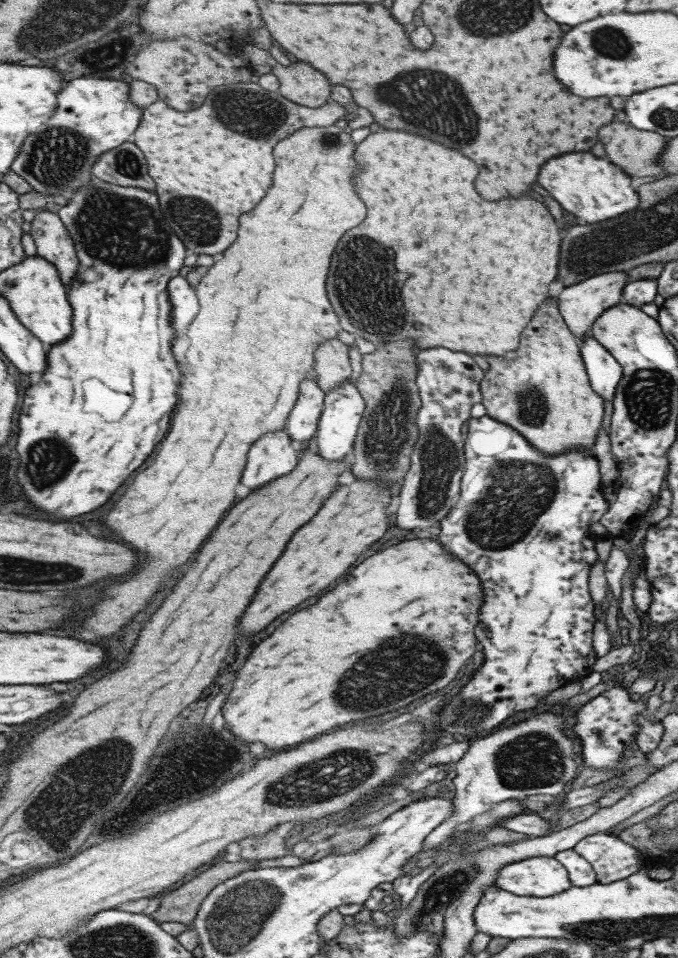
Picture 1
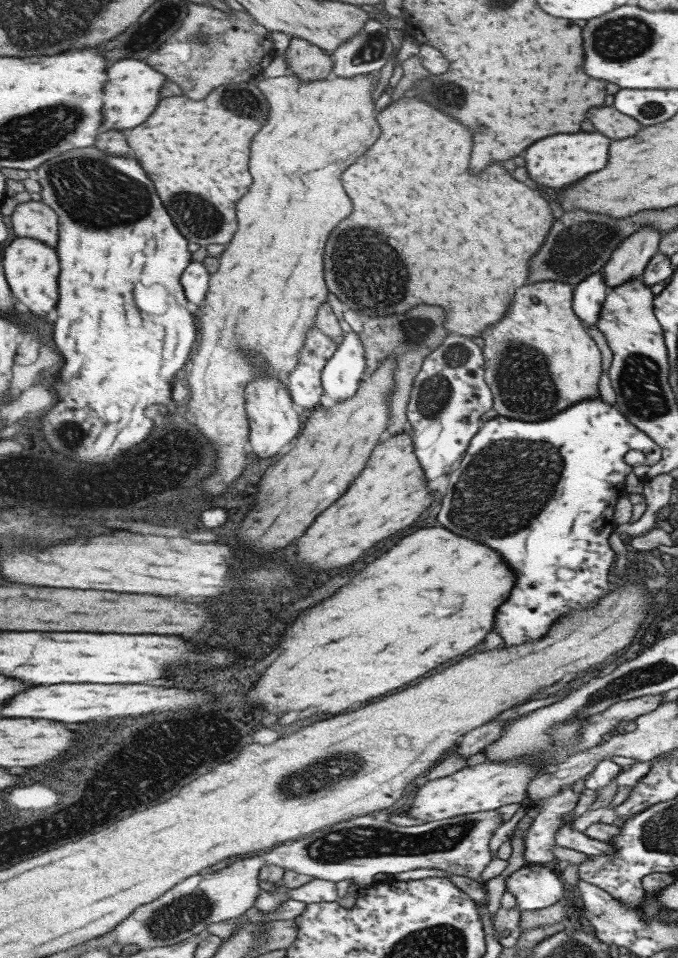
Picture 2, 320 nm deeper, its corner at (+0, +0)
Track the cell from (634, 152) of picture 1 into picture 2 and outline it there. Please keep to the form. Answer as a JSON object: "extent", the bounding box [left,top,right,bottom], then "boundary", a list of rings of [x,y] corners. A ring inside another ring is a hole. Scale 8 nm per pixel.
{"extent":[585,106,641,140],"boundary":[[[599,106],[599,108],[587,110],[585,116],[597,132],[601,132],[603,136],[607,136],[611,140],[633,136],[641,128],[641,124],[637,124],[633,118],[619,114],[611,106]]]}

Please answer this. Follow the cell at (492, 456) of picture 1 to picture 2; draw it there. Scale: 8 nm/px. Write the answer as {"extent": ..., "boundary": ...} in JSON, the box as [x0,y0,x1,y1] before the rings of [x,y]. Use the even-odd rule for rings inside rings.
{"extent":[437,396,661,646],"boundary":[[[600,396],[576,402],[573,406],[569,406],[569,410],[561,410],[561,414],[555,414],[553,418],[549,418],[545,422],[523,422],[521,419],[510,419],[497,415],[481,423],[477,432],[470,438],[459,466],[449,473],[447,494],[441,498],[439,512],[437,512],[437,522],[443,528],[451,530],[453,534],[477,540],[477,542],[493,548],[495,552],[501,554],[501,558],[515,572],[515,578],[517,578],[515,586],[513,586],[507,602],[503,602],[497,608],[495,626],[493,626],[499,632],[499,636],[503,638],[505,646],[515,646],[515,644],[539,640],[559,616],[565,616],[569,610],[579,610],[581,606],[589,606],[589,604],[593,606],[595,600],[609,592],[607,576],[611,576],[609,566],[611,566],[611,562],[615,561],[616,554],[609,548],[607,537],[615,530],[613,509],[617,502],[618,494],[624,491],[623,480],[633,469],[623,461],[623,455],[628,450],[640,450],[643,452],[646,458],[645,466],[647,467],[654,465],[661,458],[661,449],[657,446],[657,443],[653,442],[644,432],[635,428],[617,410],[617,407],[607,404]]]}

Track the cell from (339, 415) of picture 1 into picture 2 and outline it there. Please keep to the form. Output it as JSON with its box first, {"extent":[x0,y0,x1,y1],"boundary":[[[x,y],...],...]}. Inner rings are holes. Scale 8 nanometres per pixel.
{"extent":[320,331,366,402],"boundary":[[[354,331],[344,333],[342,341],[320,372],[323,393],[333,402],[345,400],[357,390],[366,368],[363,356],[364,345],[360,341],[360,335]]]}

